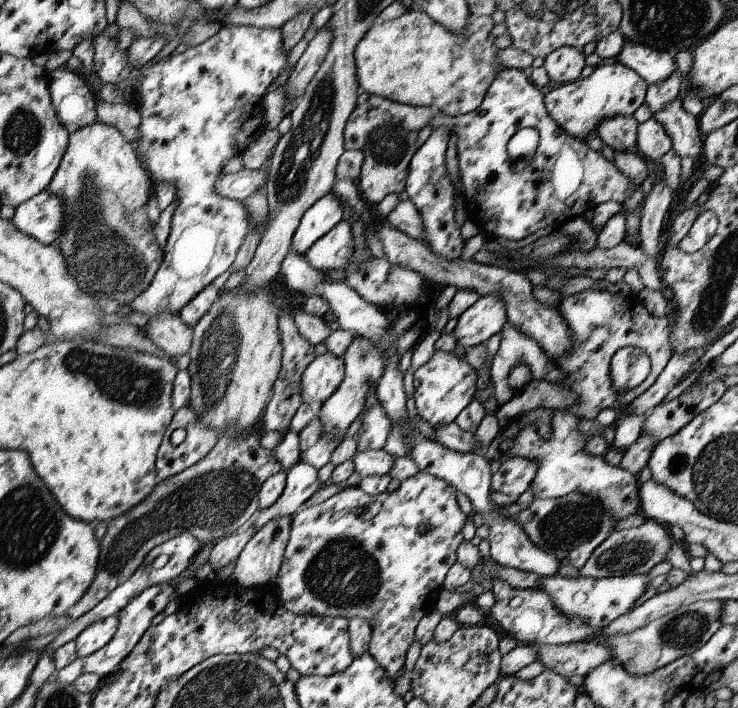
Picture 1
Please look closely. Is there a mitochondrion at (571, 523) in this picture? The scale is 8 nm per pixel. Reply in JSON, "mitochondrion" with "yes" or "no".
{"mitochondrion":"yes"}

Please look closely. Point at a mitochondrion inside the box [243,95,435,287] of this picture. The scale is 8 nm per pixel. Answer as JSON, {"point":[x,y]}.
{"point":[389,142]}

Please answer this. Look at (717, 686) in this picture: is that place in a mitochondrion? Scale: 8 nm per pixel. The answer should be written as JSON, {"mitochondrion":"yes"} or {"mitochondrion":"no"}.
{"mitochondrion":"no"}

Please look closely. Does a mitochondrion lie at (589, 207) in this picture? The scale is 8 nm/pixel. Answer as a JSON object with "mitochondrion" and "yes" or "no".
{"mitochondrion":"no"}

